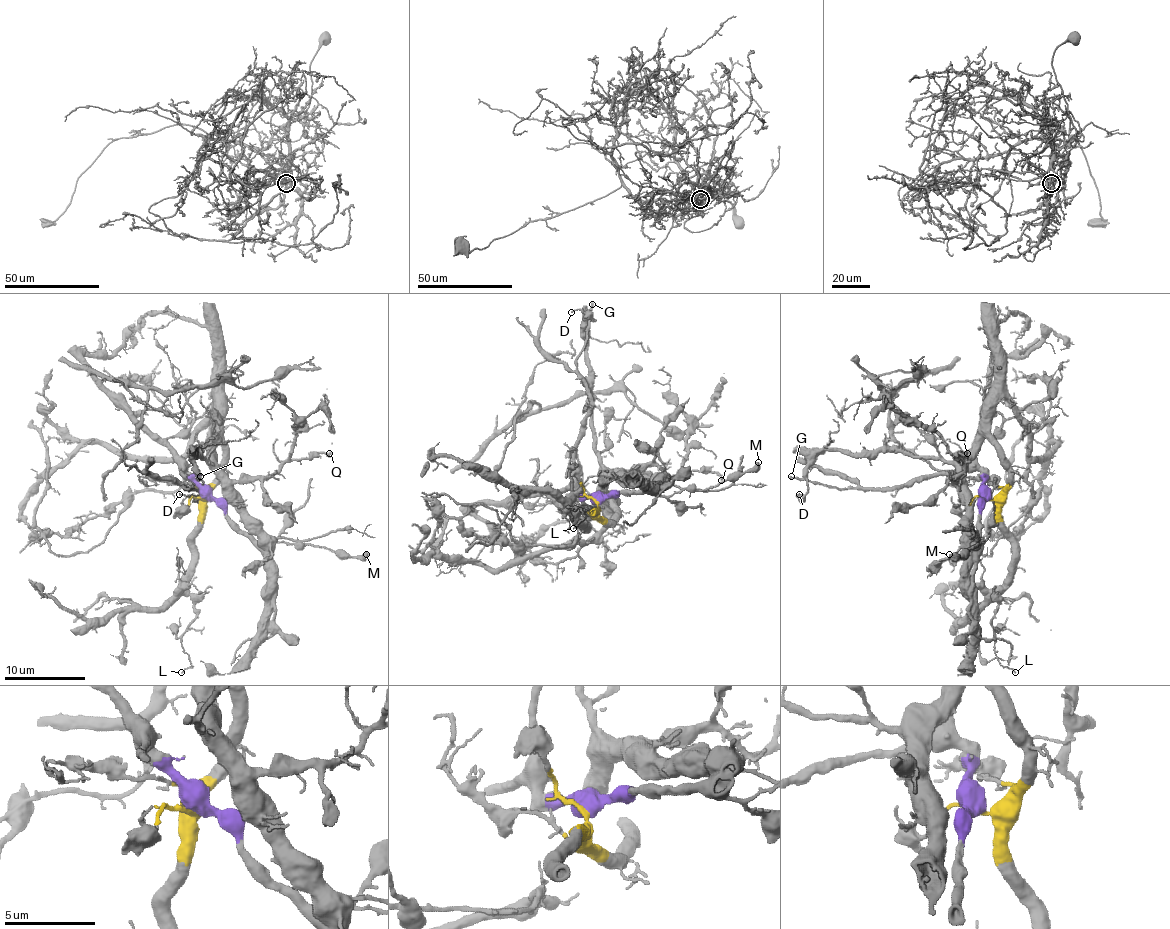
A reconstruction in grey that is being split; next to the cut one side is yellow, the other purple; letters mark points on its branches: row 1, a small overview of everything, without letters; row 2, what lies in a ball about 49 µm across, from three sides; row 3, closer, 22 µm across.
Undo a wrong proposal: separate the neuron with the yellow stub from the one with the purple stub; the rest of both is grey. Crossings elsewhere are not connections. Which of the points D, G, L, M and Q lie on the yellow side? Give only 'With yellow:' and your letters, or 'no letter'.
With yellow: D, L, Q

